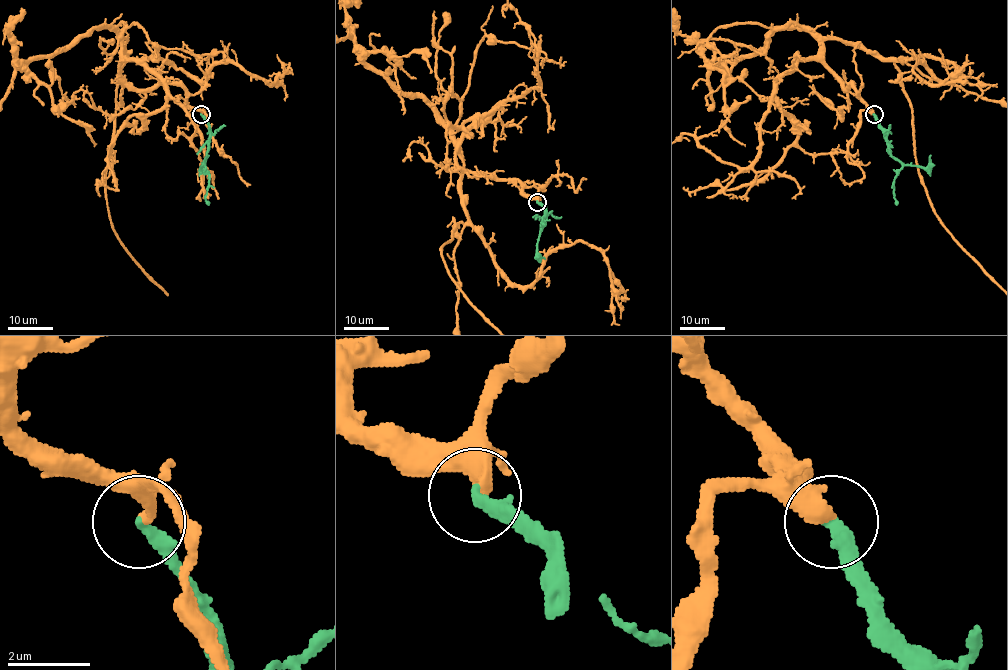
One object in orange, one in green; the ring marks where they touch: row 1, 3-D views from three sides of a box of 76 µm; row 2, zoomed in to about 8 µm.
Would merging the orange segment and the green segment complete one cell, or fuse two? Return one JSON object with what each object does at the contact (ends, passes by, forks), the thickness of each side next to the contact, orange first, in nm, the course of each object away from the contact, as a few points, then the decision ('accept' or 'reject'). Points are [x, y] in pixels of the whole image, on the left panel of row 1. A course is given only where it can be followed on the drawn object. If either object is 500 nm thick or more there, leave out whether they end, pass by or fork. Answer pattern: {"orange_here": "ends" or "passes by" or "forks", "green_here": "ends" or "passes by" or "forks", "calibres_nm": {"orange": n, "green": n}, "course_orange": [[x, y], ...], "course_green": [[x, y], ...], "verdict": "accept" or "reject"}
{"orange_here": "ends", "green_here": "ends", "calibres_nm": {"orange": 360, "green": 360}, "course_orange": [[201, 114], [180, 86], [134, 89], [121, 42], [131, 58], [116, 93], [109, 218]], "course_green": [[201, 114], [209, 126], [205, 164], [209, 180], [205, 199], [209, 204]], "verdict": "accept"}

